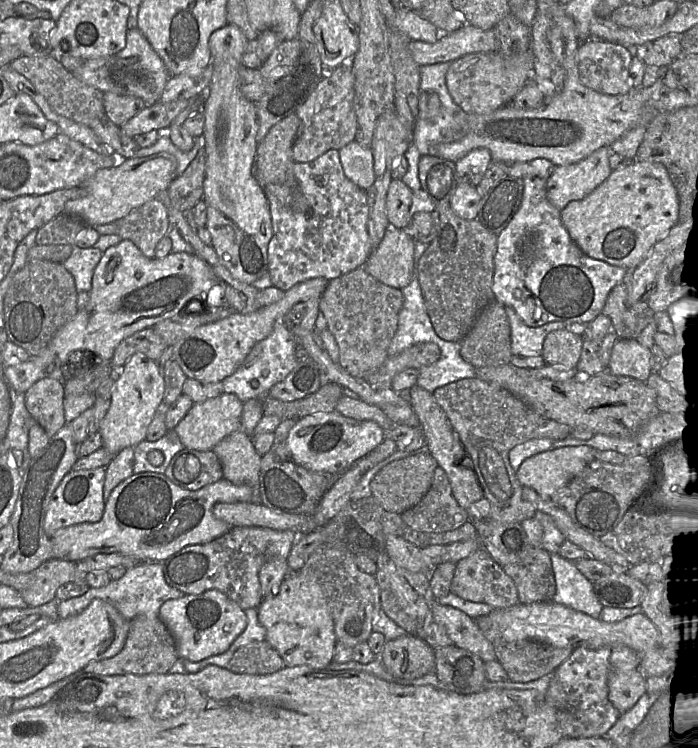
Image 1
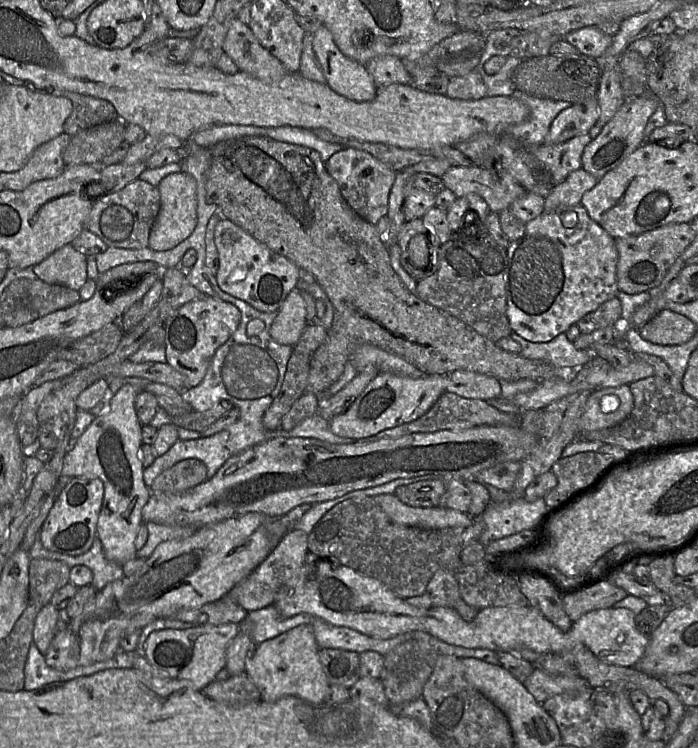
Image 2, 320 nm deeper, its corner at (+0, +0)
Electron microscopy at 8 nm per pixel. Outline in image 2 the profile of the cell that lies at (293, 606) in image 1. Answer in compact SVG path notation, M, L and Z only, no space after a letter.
M302 624L258 644L246 662L245 672L265 702L295 696L325 710L329 702L330 684L319 660L319 650L311 626Z

